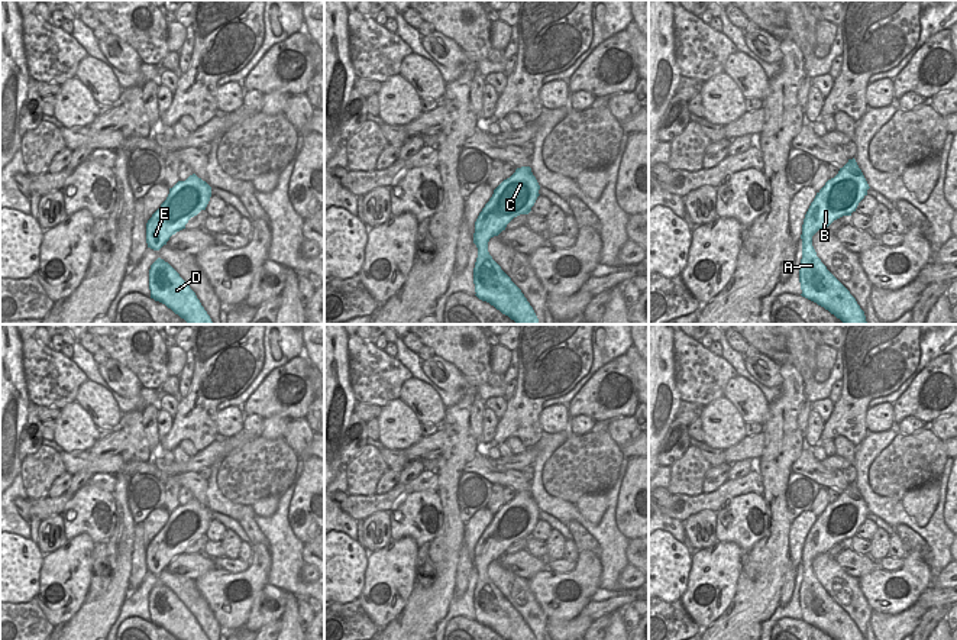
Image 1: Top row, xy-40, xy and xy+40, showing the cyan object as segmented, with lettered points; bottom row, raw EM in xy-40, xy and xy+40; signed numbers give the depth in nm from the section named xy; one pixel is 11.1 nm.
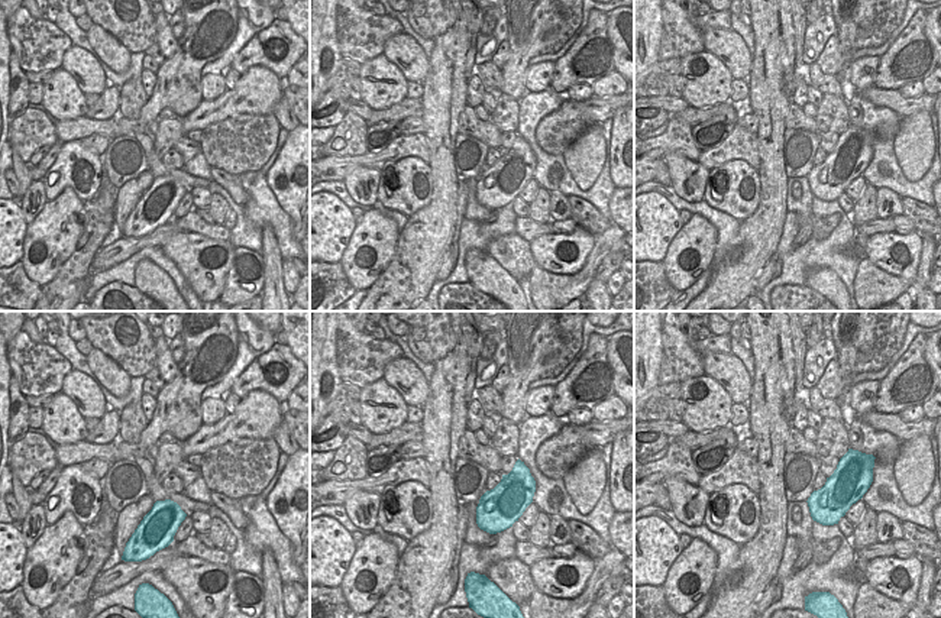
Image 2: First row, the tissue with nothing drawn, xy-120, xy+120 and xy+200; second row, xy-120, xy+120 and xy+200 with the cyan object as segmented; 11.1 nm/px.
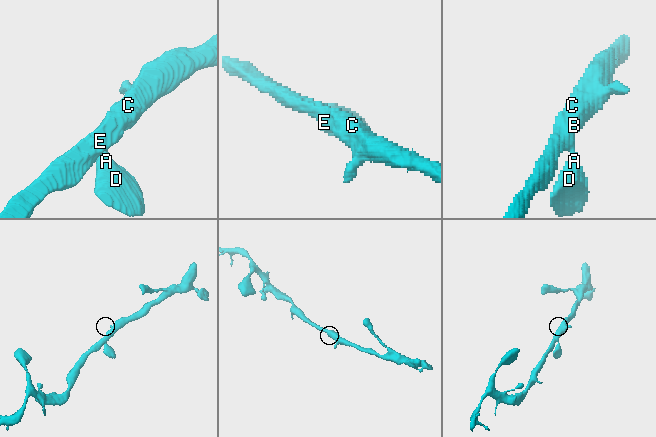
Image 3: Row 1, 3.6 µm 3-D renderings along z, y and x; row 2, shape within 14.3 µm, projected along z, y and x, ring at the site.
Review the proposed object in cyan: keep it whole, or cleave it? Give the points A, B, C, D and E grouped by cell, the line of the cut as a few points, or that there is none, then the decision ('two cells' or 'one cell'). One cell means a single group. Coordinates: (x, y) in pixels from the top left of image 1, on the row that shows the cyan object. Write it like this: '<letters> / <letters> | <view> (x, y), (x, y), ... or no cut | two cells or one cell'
A B C D E | no cut | one cell

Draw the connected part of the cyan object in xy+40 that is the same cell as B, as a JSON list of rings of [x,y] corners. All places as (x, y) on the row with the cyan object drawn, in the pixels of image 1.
[[[848,159],[838,174],[817,193],[802,224],[801,295],[824,307],[844,324],[867,324],[864,311],[817,256],[812,236],[827,229],[834,220],[851,216],[869,188],[856,159]]]

